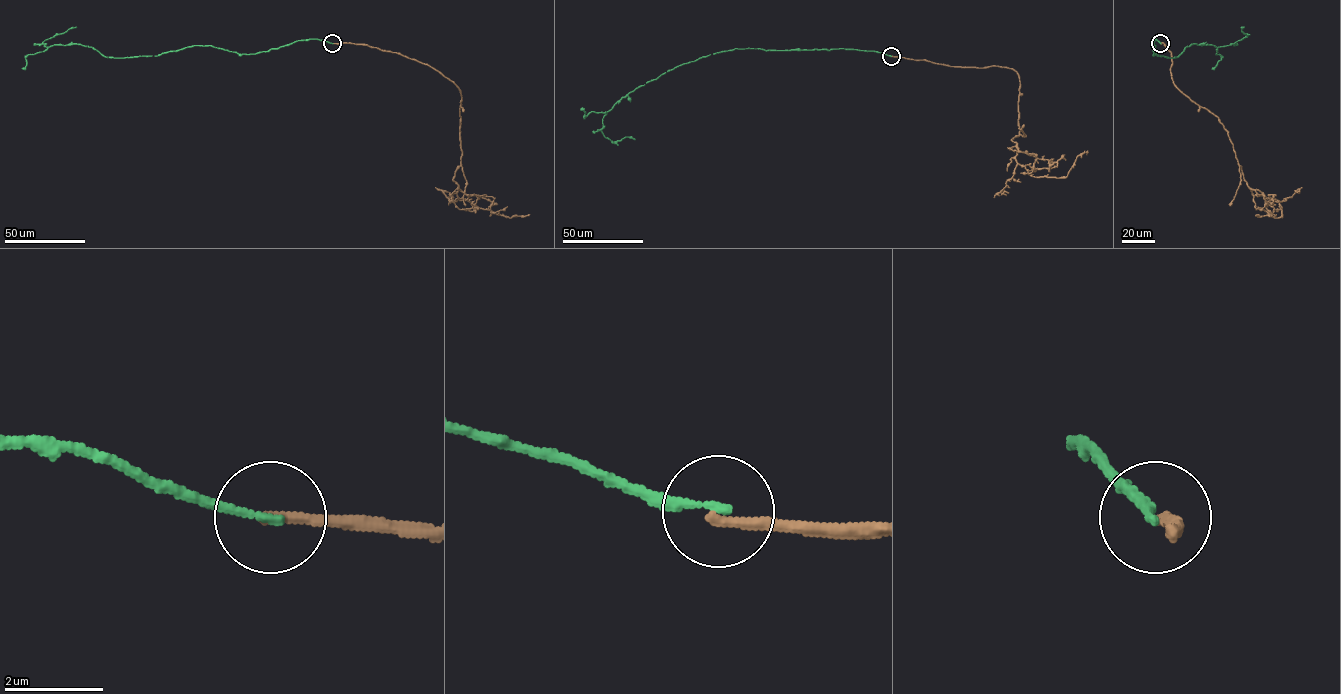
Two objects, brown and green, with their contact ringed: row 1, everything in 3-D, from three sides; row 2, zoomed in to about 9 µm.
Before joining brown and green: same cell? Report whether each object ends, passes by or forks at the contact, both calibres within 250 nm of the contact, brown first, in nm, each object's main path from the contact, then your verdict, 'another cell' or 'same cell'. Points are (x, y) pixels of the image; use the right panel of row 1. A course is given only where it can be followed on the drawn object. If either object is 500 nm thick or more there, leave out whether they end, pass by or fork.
brown ends there; green ends there; 200 nm thick on the brown side, 160 nm on the other; brown runs (1160, 43), (1171, 52), (1172, 82), (1215, 114), (1228, 132), (1248, 185), (1281, 205), (1280, 217), (1259, 215); green runs (1160, 43), (1154, 54), (1153, 45), (1173, 58), (1192, 44), (1234, 43), (1244, 27); another cell

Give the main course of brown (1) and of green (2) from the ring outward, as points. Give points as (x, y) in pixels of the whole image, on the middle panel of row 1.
1: (890, 56), (1012, 68), (1019, 79), (1020, 129), (1011, 139), (1015, 161), (1033, 176), (1065, 177), (1087, 154)
2: (890, 56), (750, 48), (702, 56), (636, 88), (607, 112), (605, 137), (635, 139)

